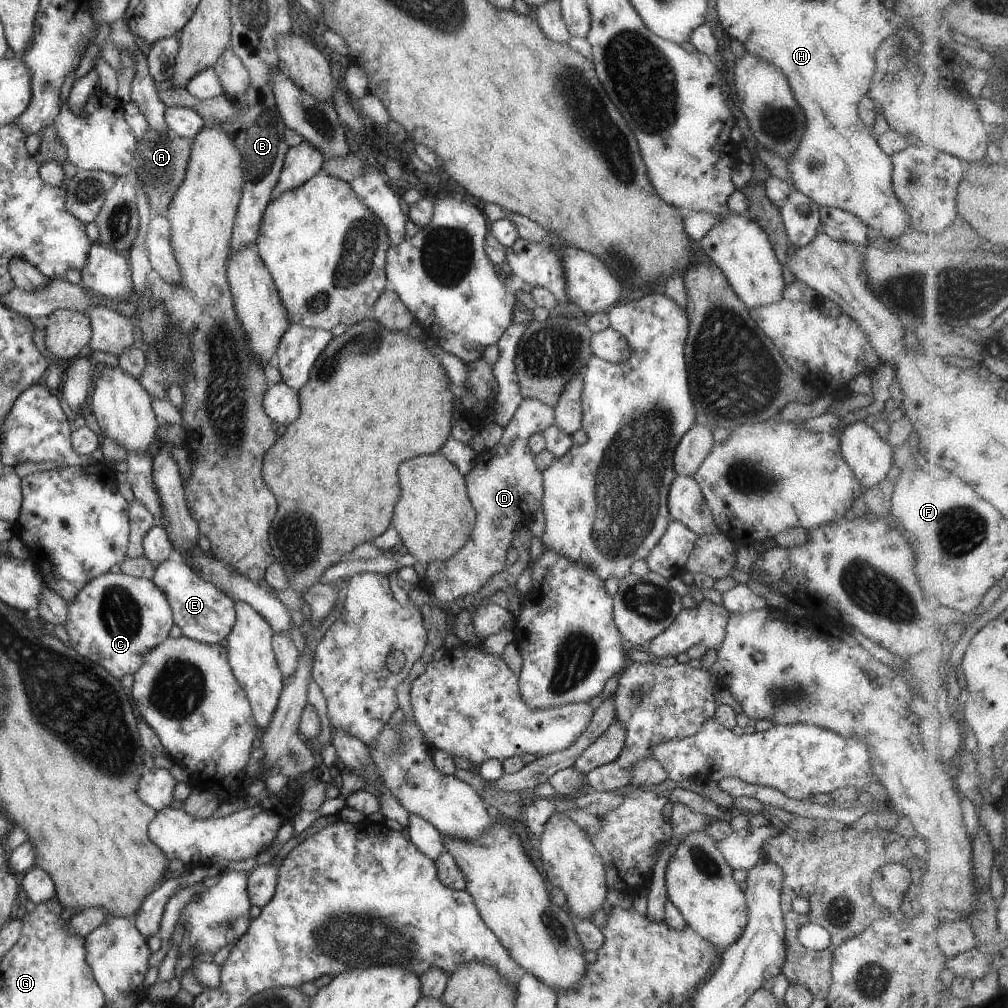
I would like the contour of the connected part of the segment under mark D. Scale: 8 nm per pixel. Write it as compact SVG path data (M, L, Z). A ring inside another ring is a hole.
M523 399L507 426L503 427L503 435L499 438L499 442L493 448L477 453L473 468L464 475L466 492L476 513L471 535L463 547L449 559L425 564L425 575L418 583L431 596L442 602L446 611L454 611L458 604L465 602L468 597L476 593L489 577L508 567L505 552L511 546L514 527L521 518L529 518L529 514L533 518L533 512L541 507L542 473L535 467L534 455L529 451L527 442L531 434L541 432L552 425L554 425L553 407L546 406L536 399Z

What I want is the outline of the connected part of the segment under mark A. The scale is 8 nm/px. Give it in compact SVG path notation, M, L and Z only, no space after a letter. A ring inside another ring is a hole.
M147 128L143 138L137 140L135 146L134 160L131 164L138 180L141 181L148 202L152 204L149 210L151 214L163 215L183 179L190 156L190 141L176 136L169 130L167 133L155 133Z

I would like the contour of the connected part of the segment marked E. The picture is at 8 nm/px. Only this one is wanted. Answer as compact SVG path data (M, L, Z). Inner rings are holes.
M174 557L166 559L154 566L150 580L165 596L172 611L174 625L180 629L182 636L207 645L215 645L227 637L234 624L234 602L214 585L199 579L185 562Z

